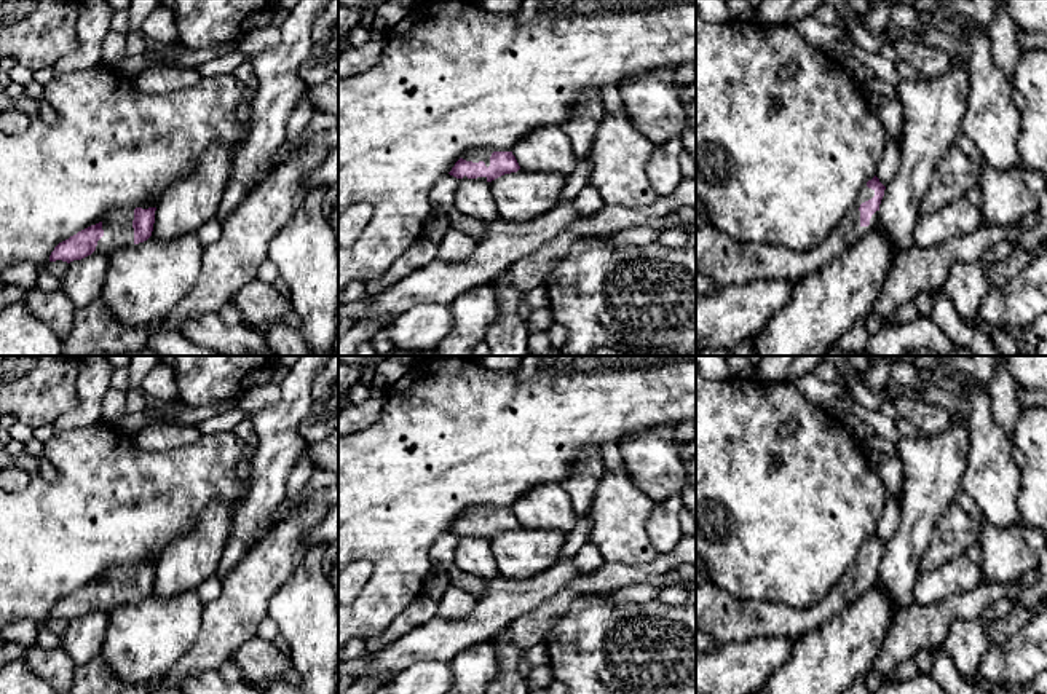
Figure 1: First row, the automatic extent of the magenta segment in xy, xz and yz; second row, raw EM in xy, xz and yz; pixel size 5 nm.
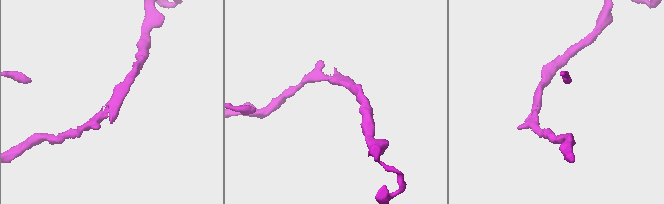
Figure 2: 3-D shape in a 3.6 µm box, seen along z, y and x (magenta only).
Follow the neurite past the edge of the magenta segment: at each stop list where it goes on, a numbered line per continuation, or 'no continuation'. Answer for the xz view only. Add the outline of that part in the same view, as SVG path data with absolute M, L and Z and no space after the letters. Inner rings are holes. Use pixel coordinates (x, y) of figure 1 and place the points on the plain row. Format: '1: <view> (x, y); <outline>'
1: xz (474, 514); M484 507L484 509L469 509L463 514L463 517L466 519L472 519L472 520L479 520L484 519L485 523L490 523L490 514L492 514L492 507Z

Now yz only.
1: yz (726, 619); M860 547L854 565L824 600L808 609L788 608L774 601L736 598L712 581L696 584L696 630L709 635L717 645L744 643L761 637L801 638L828 622L847 605L857 601L876 584L878 568L870 582L860 582L860 562L871 557L875 547Z

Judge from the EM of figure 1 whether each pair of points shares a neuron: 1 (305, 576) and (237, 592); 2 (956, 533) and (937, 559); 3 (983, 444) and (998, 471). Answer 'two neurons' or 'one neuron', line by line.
1: two neurons
2: one neuron
3: one neuron

